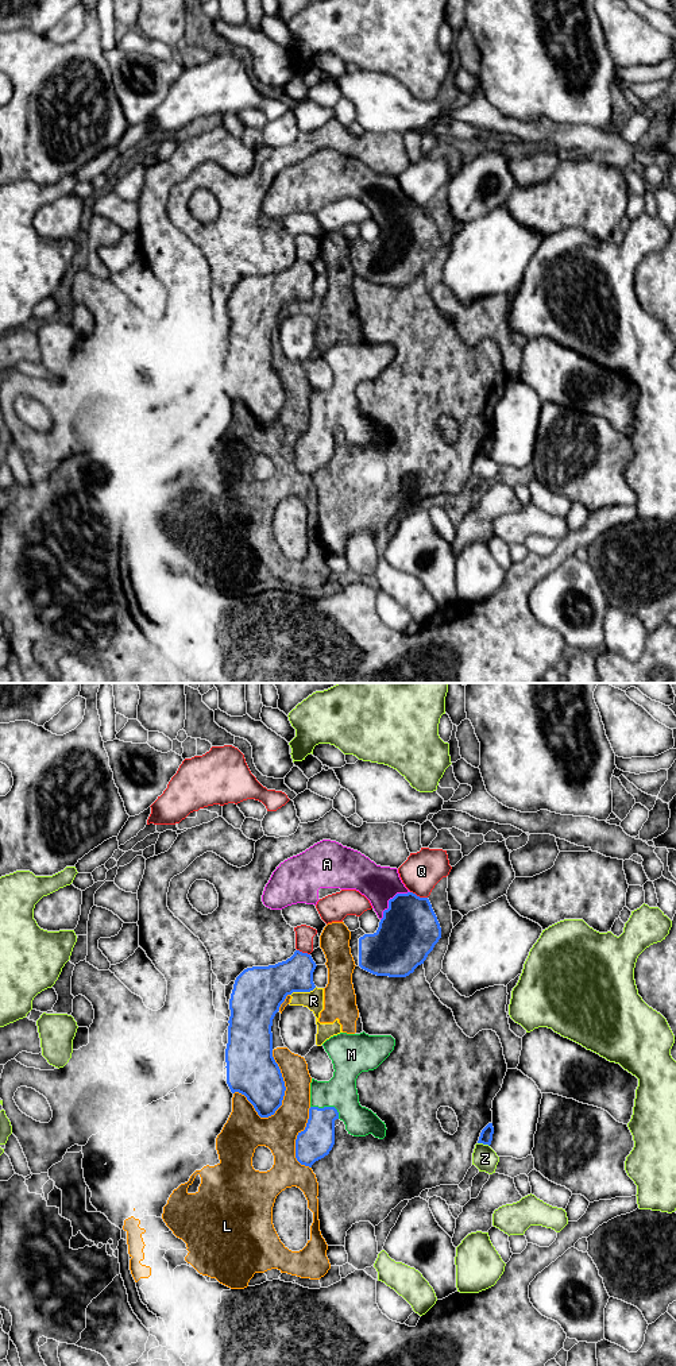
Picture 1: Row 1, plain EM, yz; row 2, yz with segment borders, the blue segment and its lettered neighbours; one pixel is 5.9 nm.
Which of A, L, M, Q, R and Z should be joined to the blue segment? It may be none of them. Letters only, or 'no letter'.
A, M

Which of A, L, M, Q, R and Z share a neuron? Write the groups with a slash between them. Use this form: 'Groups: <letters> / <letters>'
Groups: A M / L R / Q / Z

